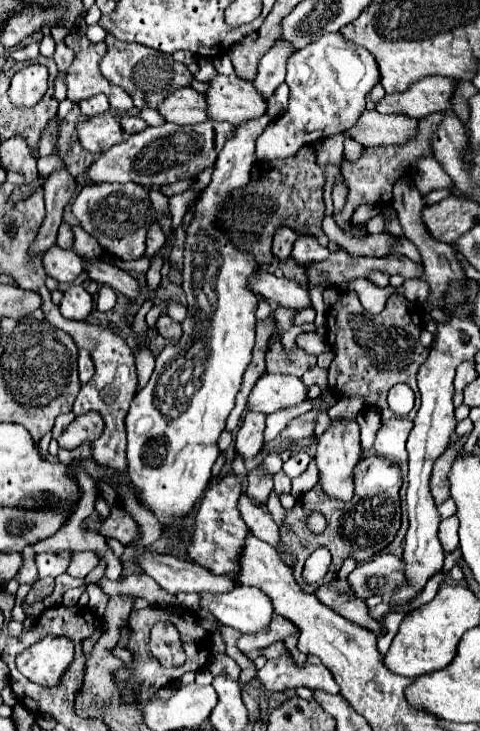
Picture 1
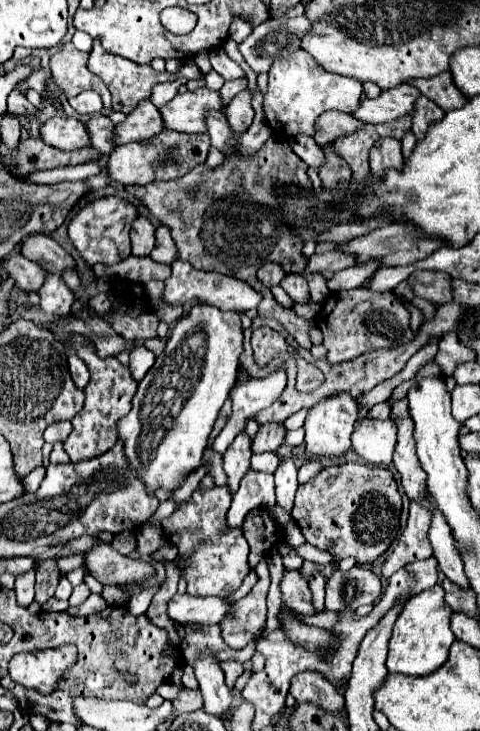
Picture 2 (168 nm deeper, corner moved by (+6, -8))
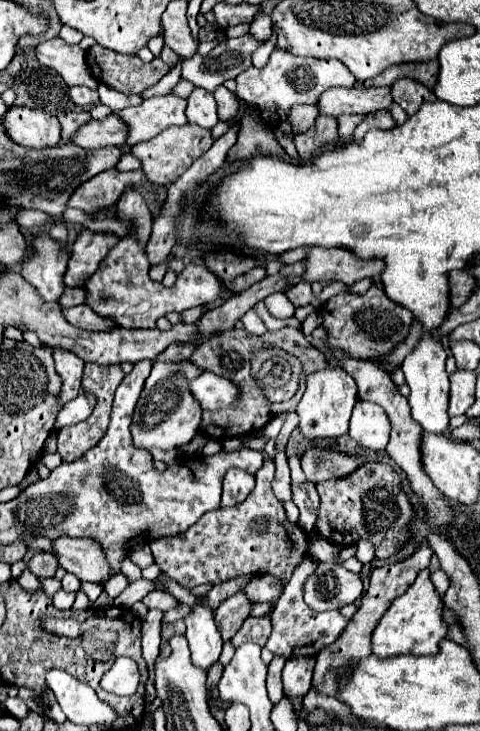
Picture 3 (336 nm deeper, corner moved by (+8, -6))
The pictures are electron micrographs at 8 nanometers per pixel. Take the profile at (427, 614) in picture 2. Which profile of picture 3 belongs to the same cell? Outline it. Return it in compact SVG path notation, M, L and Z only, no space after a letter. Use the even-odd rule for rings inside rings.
M423 569L415 583L397 597L389 611L379 619L377 627L371 635L371 651L377 657L395 657L395 655L435 655L439 651L439 641L447 635L447 627L441 619L443 601L441 595L435 591L429 569Z

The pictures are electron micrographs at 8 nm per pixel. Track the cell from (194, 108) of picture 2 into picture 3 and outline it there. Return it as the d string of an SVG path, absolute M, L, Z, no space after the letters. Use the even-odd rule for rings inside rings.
M163 95L145 99L137 107L125 107L121 111L115 111L115 115L119 115L119 119L127 125L125 145L131 147L135 143L159 135L167 127L185 125L187 123L185 107L187 107L185 99L179 99L175 95Z

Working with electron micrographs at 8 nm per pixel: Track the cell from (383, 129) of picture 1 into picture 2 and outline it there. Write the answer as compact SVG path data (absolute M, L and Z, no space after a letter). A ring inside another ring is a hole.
M327 111L317 121L315 141L321 147L331 145L333 141L337 141L337 137L345 137L345 133L353 133L353 129L361 129L361 125L365 125L365 123L357 121L353 115Z

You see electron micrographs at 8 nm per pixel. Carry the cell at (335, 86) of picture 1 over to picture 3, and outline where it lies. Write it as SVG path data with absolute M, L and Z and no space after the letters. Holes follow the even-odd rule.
M275 49L263 69L249 67L235 77L237 97L247 101L257 109L279 109L287 113L293 105L315 105L319 95L331 87L353 87L355 77L351 71L337 59L315 59L315 57L297 57L283 49Z

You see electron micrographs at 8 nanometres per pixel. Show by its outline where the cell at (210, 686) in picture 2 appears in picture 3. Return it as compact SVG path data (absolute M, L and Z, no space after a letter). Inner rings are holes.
M197 603L191 607L191 613L185 617L187 641L191 647L191 659L197 667L209 669L221 655L221 635L213 621L213 611Z

